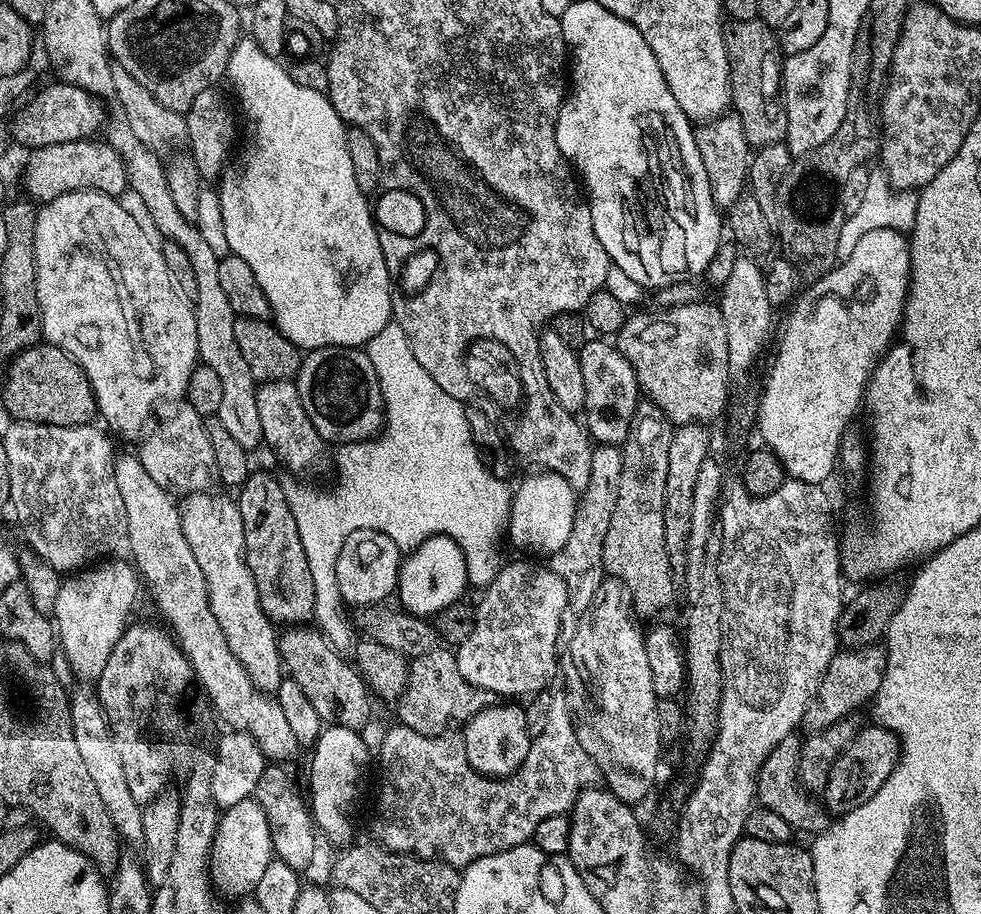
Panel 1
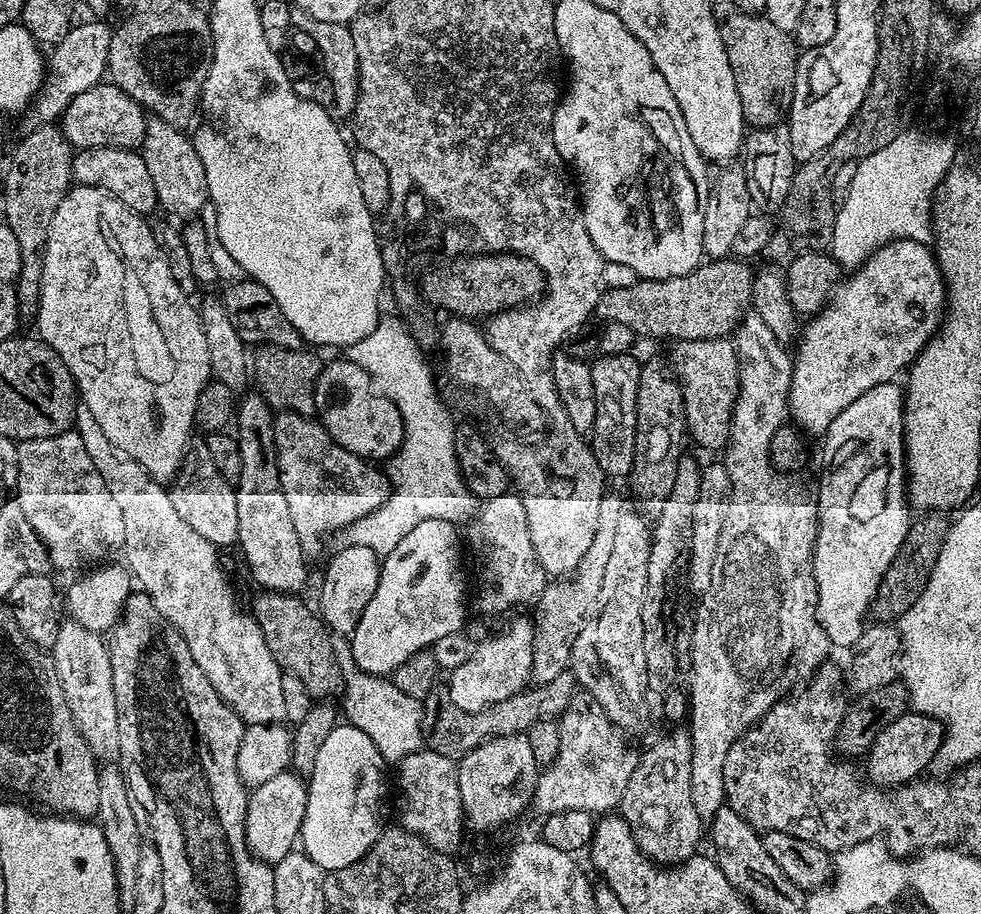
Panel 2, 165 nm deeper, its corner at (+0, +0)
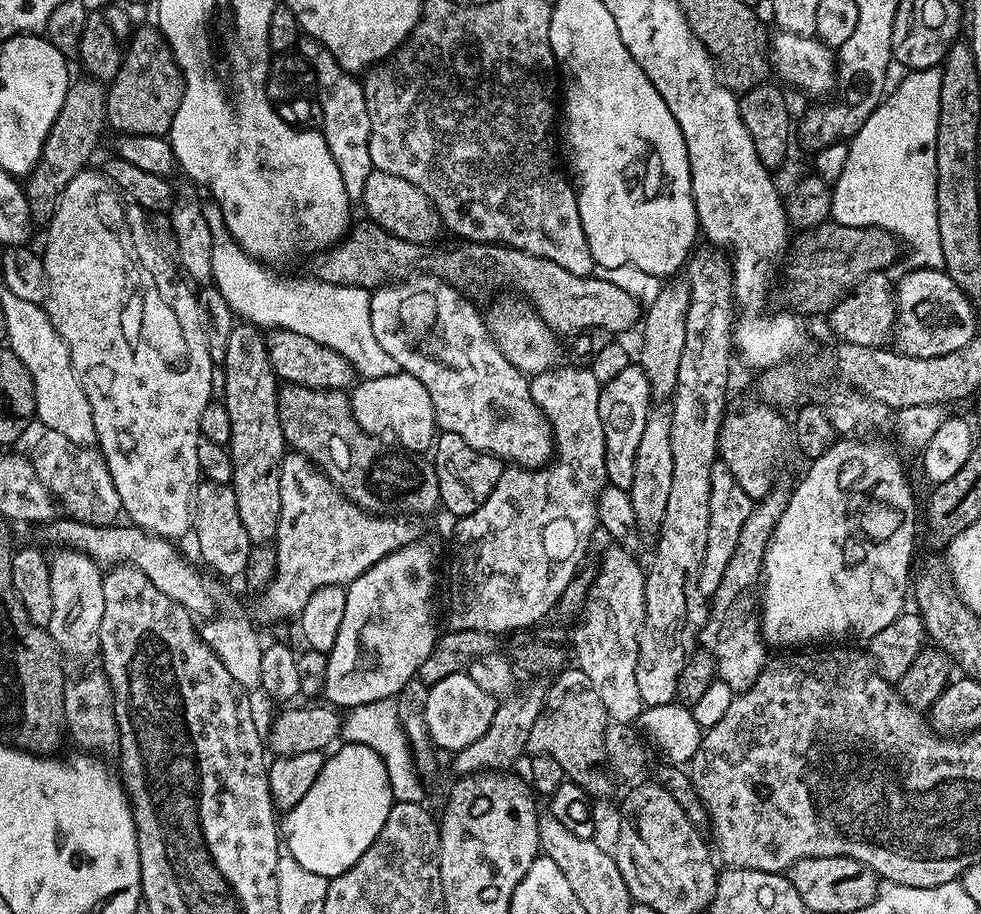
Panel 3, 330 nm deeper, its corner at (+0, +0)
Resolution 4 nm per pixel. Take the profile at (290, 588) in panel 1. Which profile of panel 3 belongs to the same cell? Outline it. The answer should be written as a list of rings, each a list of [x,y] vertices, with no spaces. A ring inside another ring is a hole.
[[[233,323],[230,342],[226,342],[224,371],[224,395],[222,401],[230,416],[230,438],[227,449],[232,454],[232,489],[238,502],[238,516],[246,526],[248,537],[253,542],[275,541],[280,517],[280,463],[286,455],[286,445],[282,434],[282,422],[278,418],[278,394],[281,385],[268,357],[265,333],[255,324]]]

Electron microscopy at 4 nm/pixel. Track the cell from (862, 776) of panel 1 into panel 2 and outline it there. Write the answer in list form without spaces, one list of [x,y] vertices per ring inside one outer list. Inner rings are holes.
[[[909,710],[903,716],[894,718],[894,722],[890,722],[890,726],[886,726],[886,730],[882,730],[882,734],[874,738],[863,761],[863,771],[867,779],[877,786],[911,784],[927,773],[924,771],[927,770],[928,763],[936,760],[943,741],[944,725],[940,721]]]

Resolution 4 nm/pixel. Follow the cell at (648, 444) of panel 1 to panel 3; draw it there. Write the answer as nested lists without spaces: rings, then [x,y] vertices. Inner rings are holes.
[[[668,278],[661,283],[658,298],[647,305],[642,318],[644,345],[640,348],[638,362],[652,388],[653,397],[671,397],[678,382],[678,365],[686,343],[686,316],[690,310],[690,286],[687,279]]]

